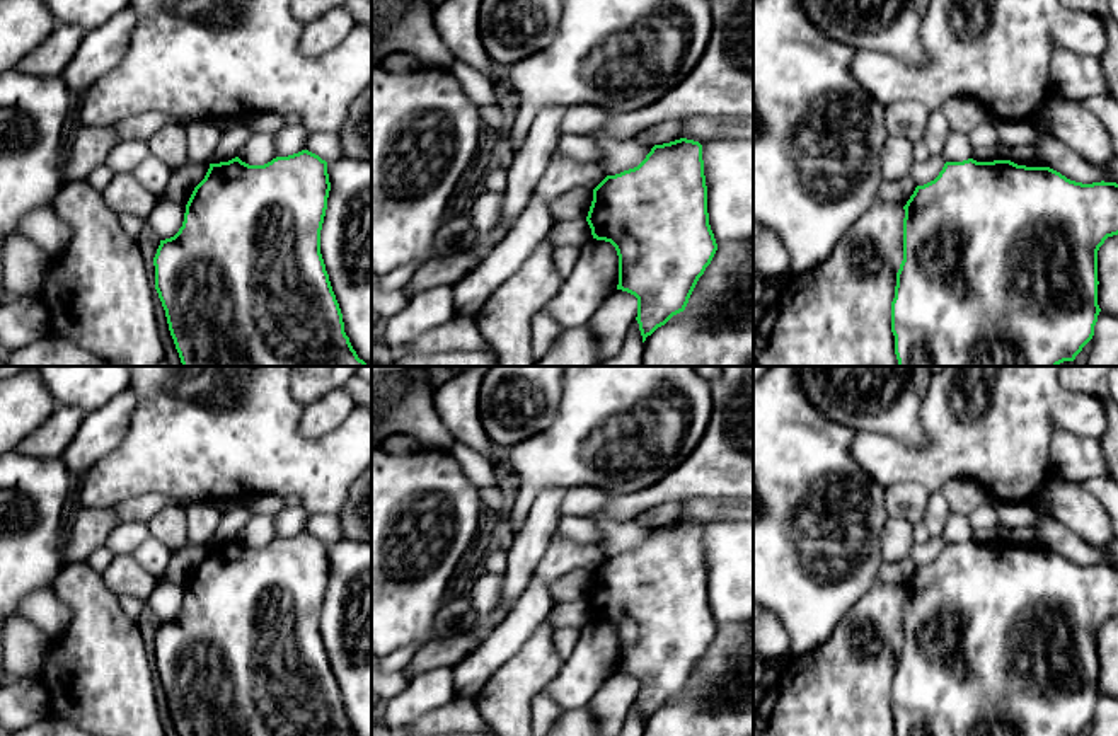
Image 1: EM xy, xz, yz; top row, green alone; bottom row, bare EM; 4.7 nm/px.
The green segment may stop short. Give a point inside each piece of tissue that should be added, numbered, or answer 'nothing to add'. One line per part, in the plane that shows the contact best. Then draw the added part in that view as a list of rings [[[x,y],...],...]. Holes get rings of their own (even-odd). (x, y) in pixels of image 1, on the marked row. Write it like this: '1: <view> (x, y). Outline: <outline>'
1: xz (595, 276). Outline: [[[591,239],[573,273],[542,308],[564,329],[586,325],[619,285],[619,256],[610,242]]]

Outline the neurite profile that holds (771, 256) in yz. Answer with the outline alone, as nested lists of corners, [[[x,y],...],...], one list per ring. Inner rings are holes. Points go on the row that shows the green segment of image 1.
[[[753,221],[753,267],[765,276],[789,269],[789,252],[775,232]]]

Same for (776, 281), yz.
[[[789,269],[769,276],[769,288],[762,300],[764,308],[770,307],[777,302],[782,286],[792,278],[794,278],[794,274]]]

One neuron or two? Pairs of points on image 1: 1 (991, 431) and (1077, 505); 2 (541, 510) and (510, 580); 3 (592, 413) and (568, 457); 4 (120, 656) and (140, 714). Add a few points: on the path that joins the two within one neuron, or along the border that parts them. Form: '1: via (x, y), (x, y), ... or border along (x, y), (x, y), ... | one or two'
1: border along (1052, 471), (1028, 501) | two
2: via (539, 527), (522, 563) | one
3: via (590, 423), (575, 438), (571, 447) | one
4: via (120, 670), (120, 694), (126, 701) | one

